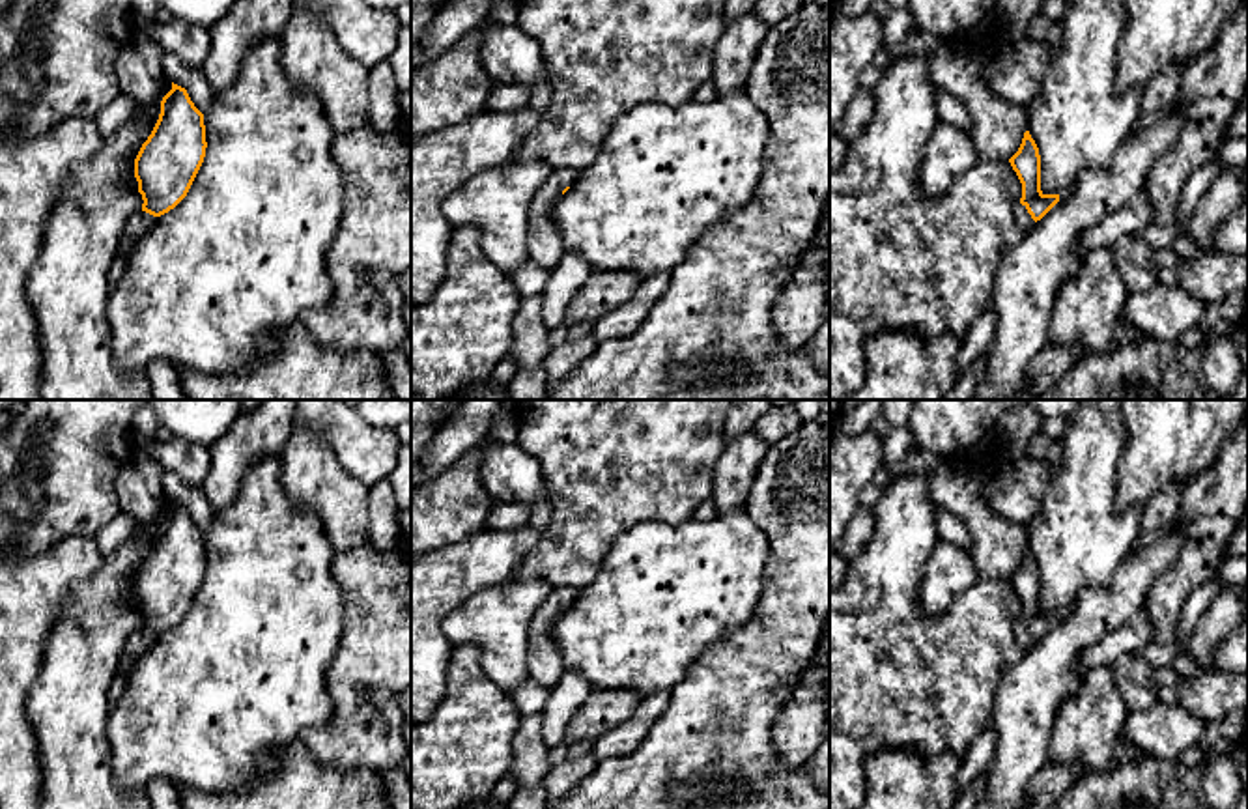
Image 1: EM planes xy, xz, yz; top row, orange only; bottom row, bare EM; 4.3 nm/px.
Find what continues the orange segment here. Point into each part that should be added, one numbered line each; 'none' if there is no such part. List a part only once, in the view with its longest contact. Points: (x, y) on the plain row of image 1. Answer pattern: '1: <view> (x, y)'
1: yz (1024, 638)

